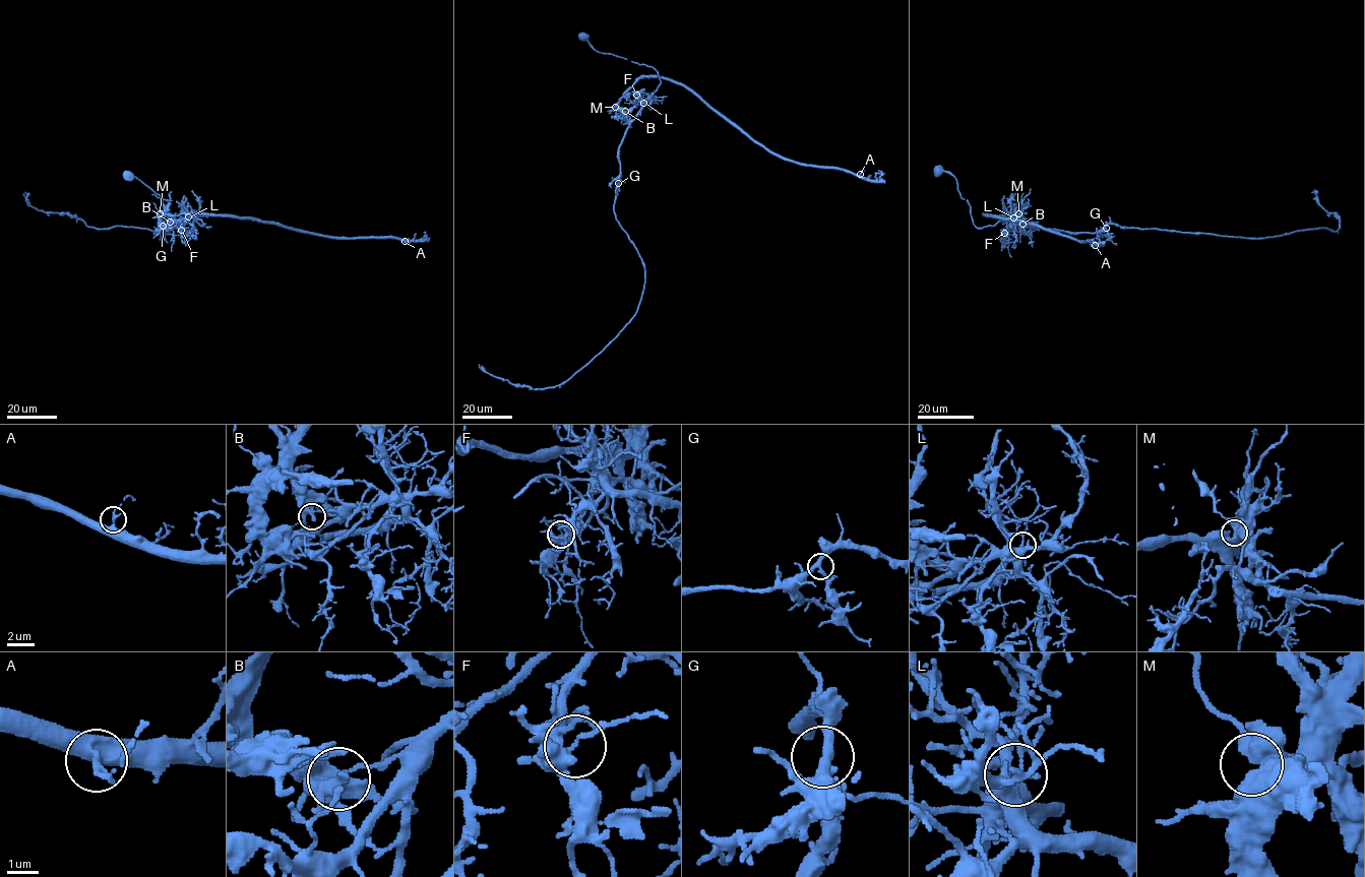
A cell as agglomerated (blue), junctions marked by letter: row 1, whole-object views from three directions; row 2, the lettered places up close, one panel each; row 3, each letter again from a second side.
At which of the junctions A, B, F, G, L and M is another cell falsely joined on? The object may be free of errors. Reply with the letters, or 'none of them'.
B

